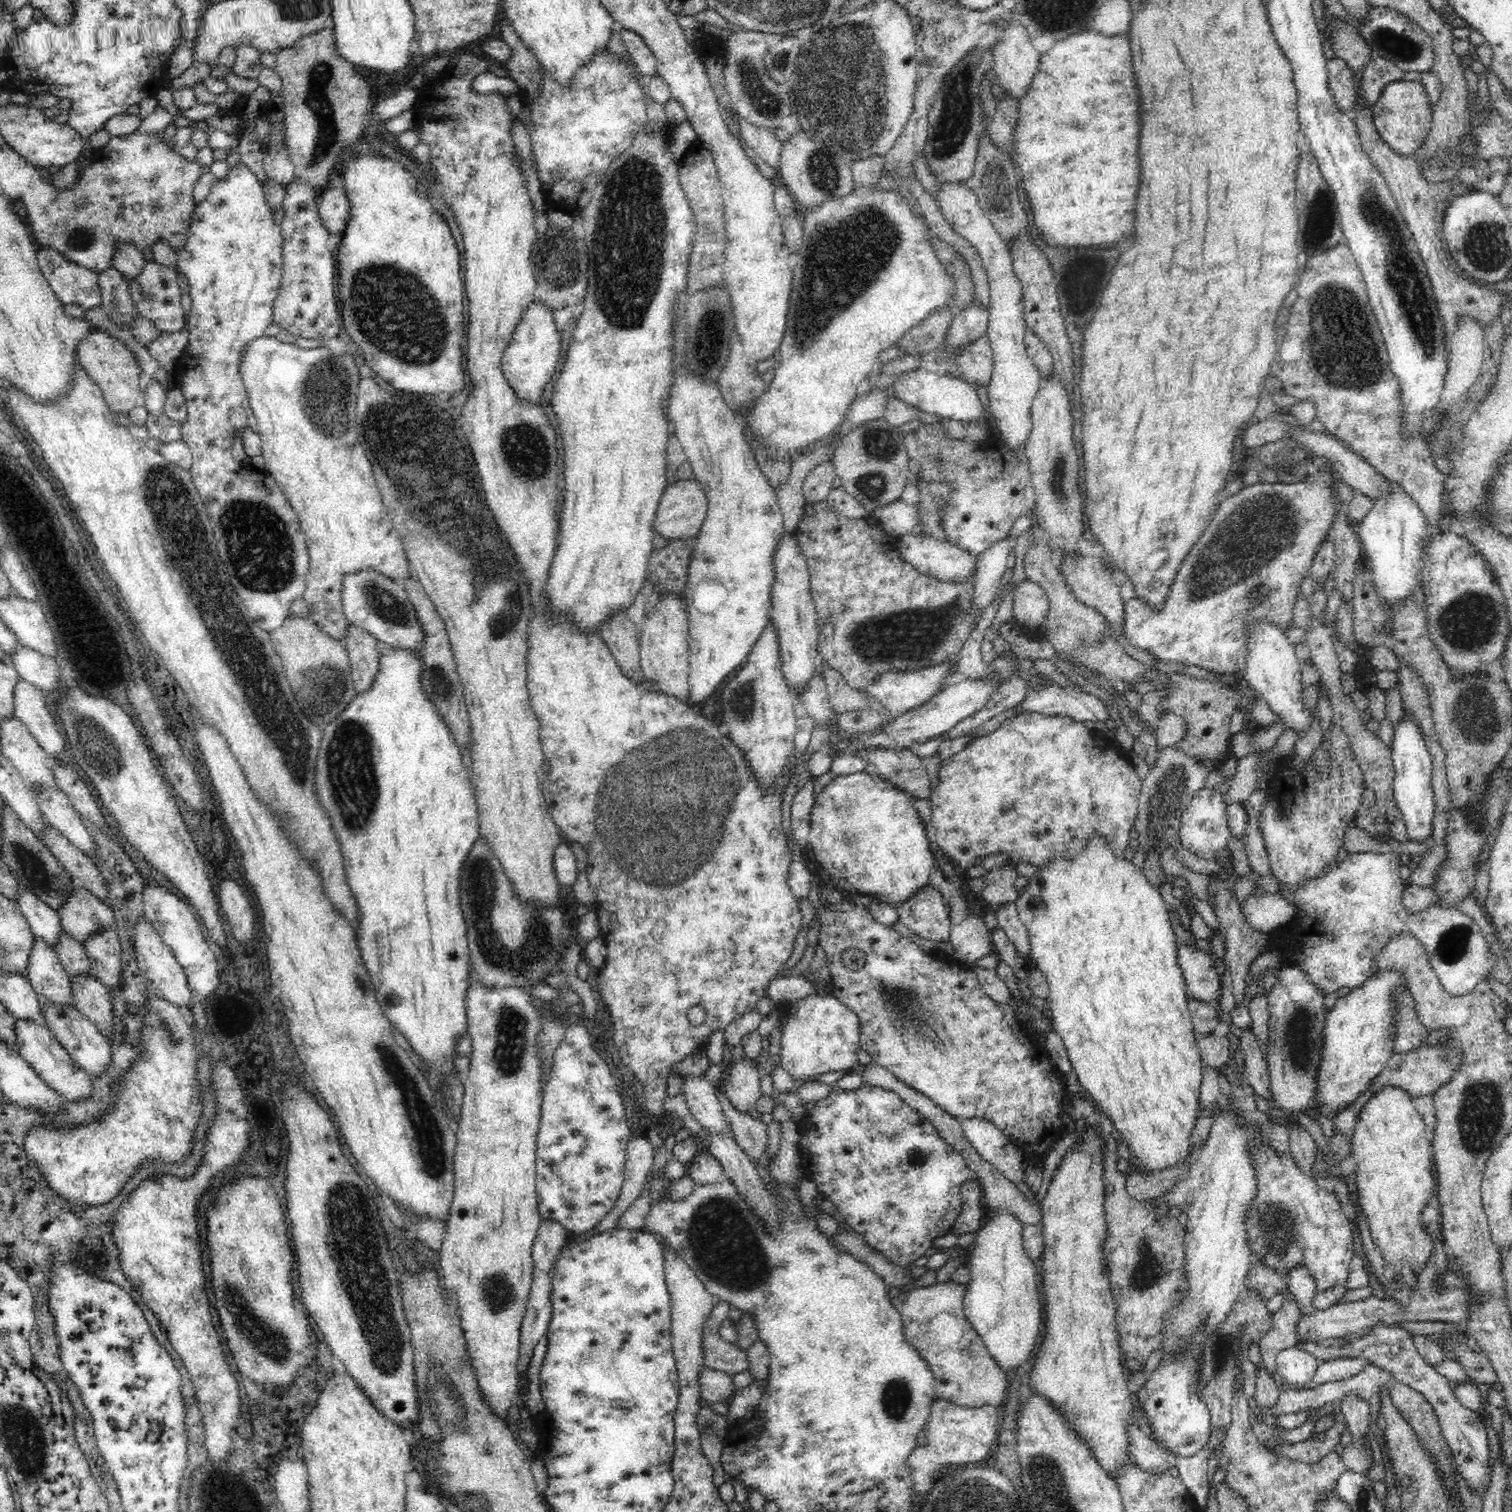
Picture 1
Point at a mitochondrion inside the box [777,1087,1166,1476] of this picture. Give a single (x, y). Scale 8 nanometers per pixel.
(1147, 1271)

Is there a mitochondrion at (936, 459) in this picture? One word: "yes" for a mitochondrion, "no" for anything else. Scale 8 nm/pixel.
yes

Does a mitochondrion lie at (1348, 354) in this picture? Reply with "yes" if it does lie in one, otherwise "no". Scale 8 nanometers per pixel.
yes

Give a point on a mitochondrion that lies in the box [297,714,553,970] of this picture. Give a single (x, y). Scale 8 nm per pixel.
(350, 772)

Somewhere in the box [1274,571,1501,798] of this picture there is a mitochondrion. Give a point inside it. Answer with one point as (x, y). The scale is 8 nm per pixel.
(1475, 707)

